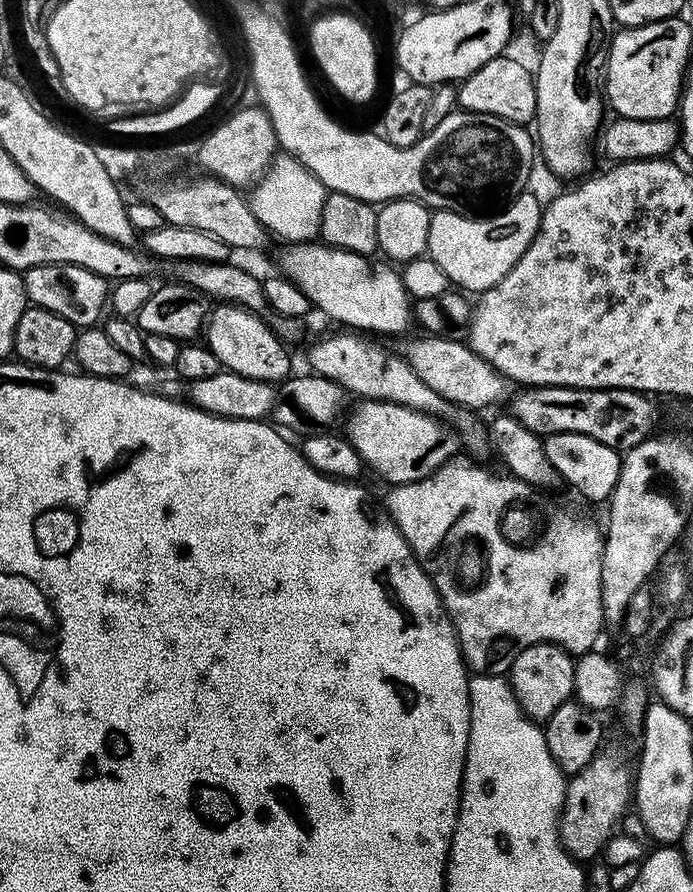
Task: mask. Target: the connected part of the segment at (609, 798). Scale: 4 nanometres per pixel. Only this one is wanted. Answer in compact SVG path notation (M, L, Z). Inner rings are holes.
M618 738L607 739L602 750L581 772L567 781L564 789L564 808L560 812L560 843L569 854L589 852L599 857L609 838L617 833L615 828L623 818L634 798L634 772L627 764L628 744Z

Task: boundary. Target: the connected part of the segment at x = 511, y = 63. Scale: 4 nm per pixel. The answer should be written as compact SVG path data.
M508 55L495 56L462 81L458 88L458 104L466 112L490 114L512 124L528 126L536 119L536 82L530 68Z

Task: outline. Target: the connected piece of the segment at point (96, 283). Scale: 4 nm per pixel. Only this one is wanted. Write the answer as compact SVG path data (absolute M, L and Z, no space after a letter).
M43 264L23 269L24 289L29 305L45 308L66 318L77 329L83 330L101 323L104 308L110 304L110 284L103 276L77 264Z

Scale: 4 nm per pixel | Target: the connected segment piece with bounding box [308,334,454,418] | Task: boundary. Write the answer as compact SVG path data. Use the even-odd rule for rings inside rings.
M360 334L336 336L333 340L324 340L308 352L308 364L317 376L325 376L348 394L366 400L383 400L386 404L401 404L413 408L416 412L427 412L437 418L448 418L454 412L454 406L443 400L408 365L403 355L387 352L380 344L371 344L371 339Z

